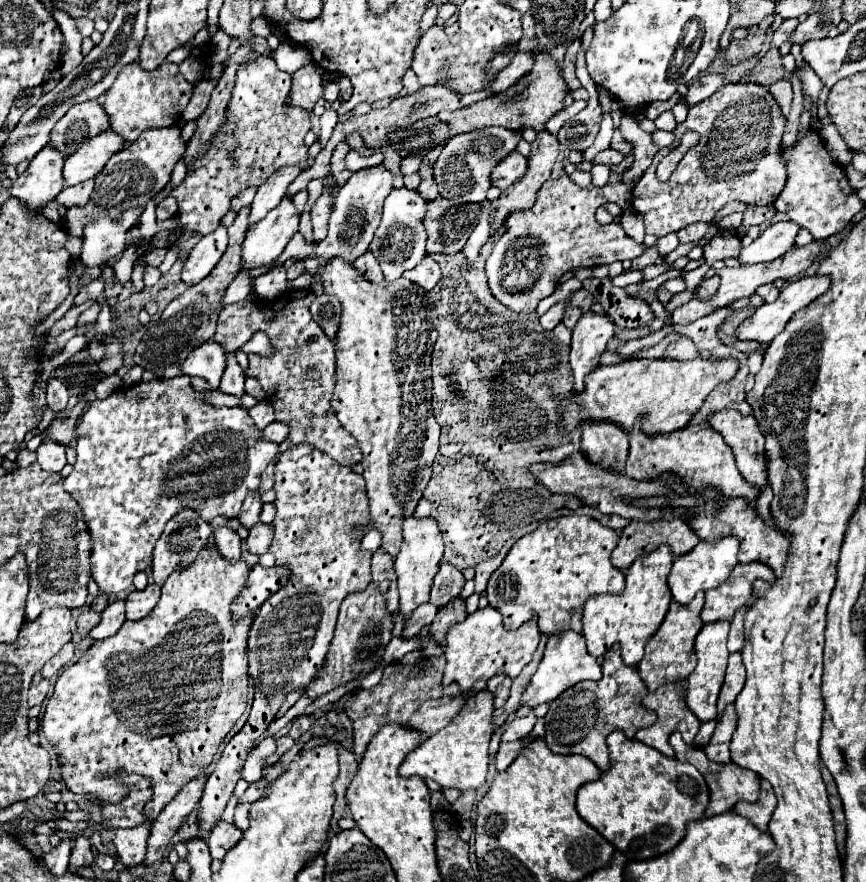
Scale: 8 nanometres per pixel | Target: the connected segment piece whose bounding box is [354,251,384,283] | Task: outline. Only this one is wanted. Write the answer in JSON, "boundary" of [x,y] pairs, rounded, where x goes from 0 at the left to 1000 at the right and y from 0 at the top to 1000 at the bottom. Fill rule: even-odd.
{"boundary":[[[425,285],[425,289],[418,289],[418,294],[411,294],[409,298],[411,307],[423,316],[423,319],[430,319],[430,321],[439,321],[443,314],[441,314],[441,307],[439,307],[439,300],[434,296],[434,291]]]}

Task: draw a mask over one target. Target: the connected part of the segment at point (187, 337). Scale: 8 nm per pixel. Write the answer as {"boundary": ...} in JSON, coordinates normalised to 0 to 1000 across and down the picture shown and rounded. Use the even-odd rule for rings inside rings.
{"boundary":[[[289,235],[277,237],[277,241],[273,244],[270,253],[263,257],[263,282],[256,289],[254,298],[245,305],[245,312],[240,312],[240,316],[233,316],[229,323],[217,325],[206,339],[201,339],[189,353],[187,357],[178,364],[173,364],[173,368],[169,371],[169,378],[155,400],[155,412],[176,421],[182,430],[187,427],[203,427],[208,425],[208,414],[212,412],[215,402],[229,393],[231,389],[245,384],[245,380],[249,378],[249,364],[252,364],[252,355],[259,348],[256,346],[256,337],[259,330],[263,328],[263,323],[270,319],[270,314],[277,307],[277,298],[279,298],[279,273],[286,260],[286,244],[289,244]]]}

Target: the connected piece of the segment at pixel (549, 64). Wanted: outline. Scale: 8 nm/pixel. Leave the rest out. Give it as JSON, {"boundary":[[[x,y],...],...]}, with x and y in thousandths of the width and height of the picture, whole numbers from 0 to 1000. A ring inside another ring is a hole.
{"boundary":[[[624,60],[624,62],[619,62],[617,78],[600,94],[591,96],[587,103],[568,108],[566,112],[552,115],[552,117],[547,117],[538,124],[508,128],[506,135],[520,144],[520,152],[487,180],[479,180],[475,177],[465,179],[462,188],[463,197],[470,200],[480,196],[488,185],[500,187],[518,156],[536,151],[536,149],[545,149],[545,146],[554,146],[554,144],[564,144],[564,142],[575,142],[575,144],[584,144],[584,146],[591,146],[591,149],[605,149],[610,144],[619,146],[619,149],[626,149],[628,142],[633,139],[633,135],[640,133],[651,121],[651,110],[656,108],[656,103],[658,101],[654,99],[651,90],[647,87],[642,69],[637,65]]]}

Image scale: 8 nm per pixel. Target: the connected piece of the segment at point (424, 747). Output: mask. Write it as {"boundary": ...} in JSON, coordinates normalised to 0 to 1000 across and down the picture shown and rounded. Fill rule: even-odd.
{"boundary":[[[554,783],[538,793],[531,808],[503,833],[483,845],[462,867],[464,881],[483,879],[487,883],[501,883],[510,892],[524,892],[531,897],[552,895],[561,885],[564,874],[564,842],[568,836],[568,786]]]}

